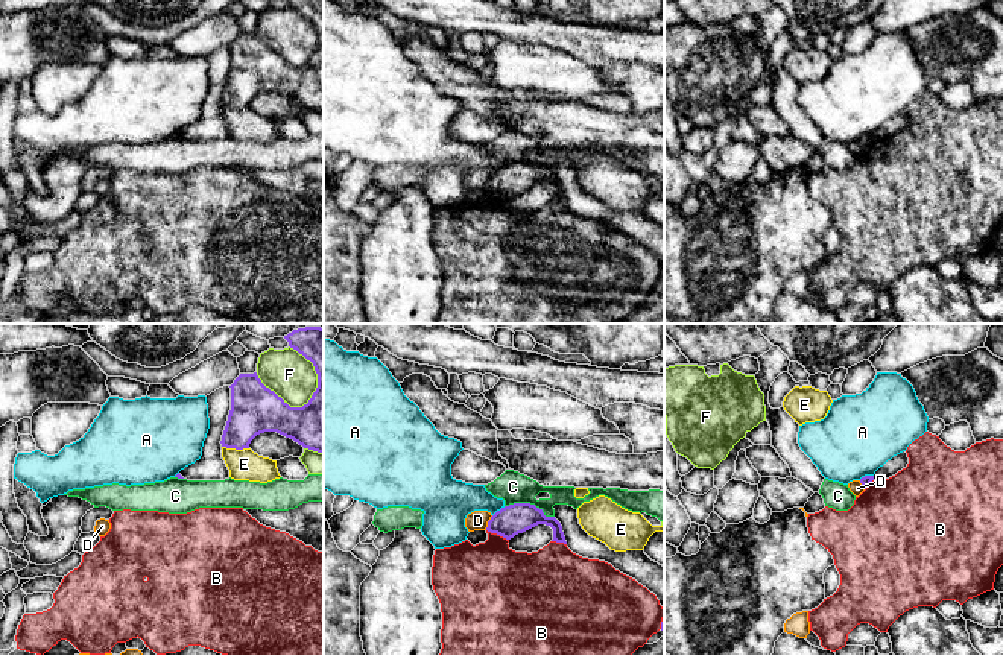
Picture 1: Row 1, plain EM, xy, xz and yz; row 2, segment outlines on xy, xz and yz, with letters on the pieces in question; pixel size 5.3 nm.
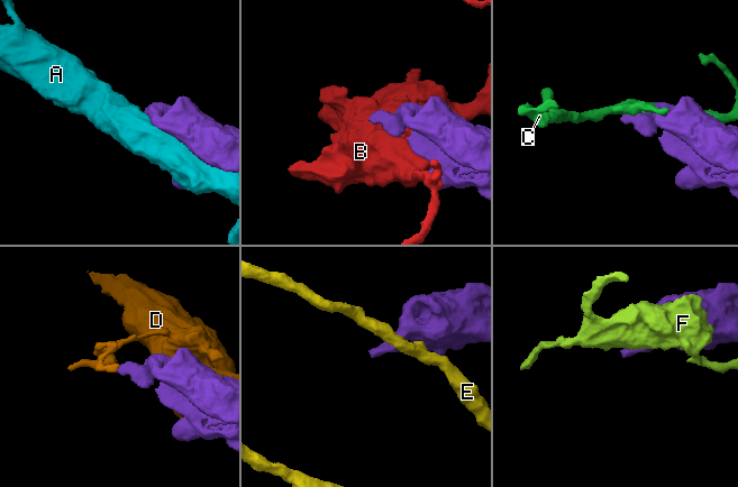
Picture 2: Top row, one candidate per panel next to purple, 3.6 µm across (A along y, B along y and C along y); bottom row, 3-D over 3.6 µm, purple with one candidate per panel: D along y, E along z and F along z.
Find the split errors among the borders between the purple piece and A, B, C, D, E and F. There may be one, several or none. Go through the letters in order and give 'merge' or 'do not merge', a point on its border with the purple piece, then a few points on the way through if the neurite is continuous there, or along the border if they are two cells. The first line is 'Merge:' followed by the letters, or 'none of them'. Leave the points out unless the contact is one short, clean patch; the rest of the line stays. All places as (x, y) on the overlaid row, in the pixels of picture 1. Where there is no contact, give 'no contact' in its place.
Merge: none of them
A: do not merge; contact xz (500, 509)
B: do not merge; contact xz (497, 534)
C: do not merge; contact xz (529, 503); border xz (505, 505), (534, 503), (546, 515), (553, 517)
D: do not merge; contact xz (488, 523); border xz (493, 515), (485, 529)
E: do not merge; contact xy (236, 449)
F: do not merge; contact xy (286, 403)

